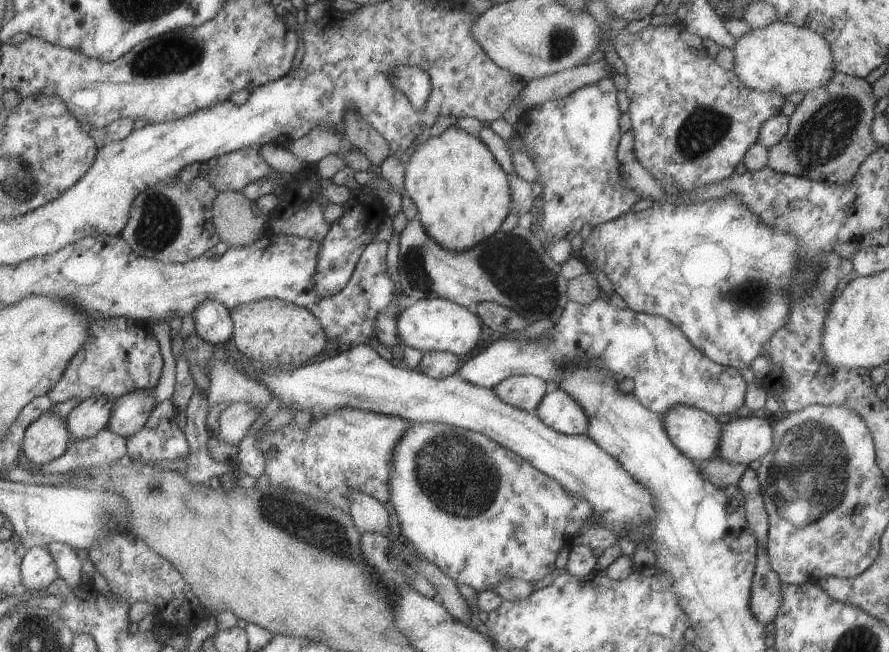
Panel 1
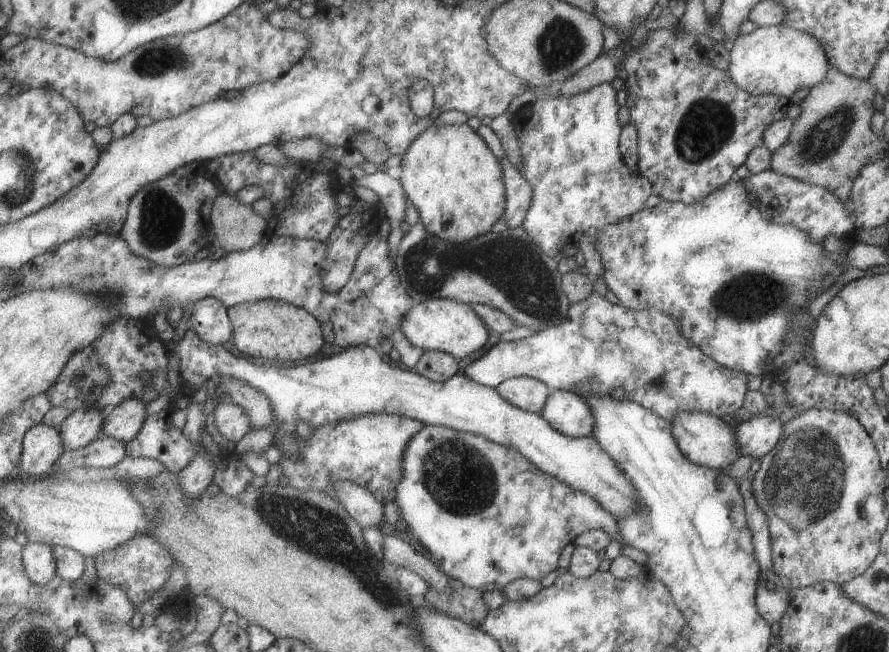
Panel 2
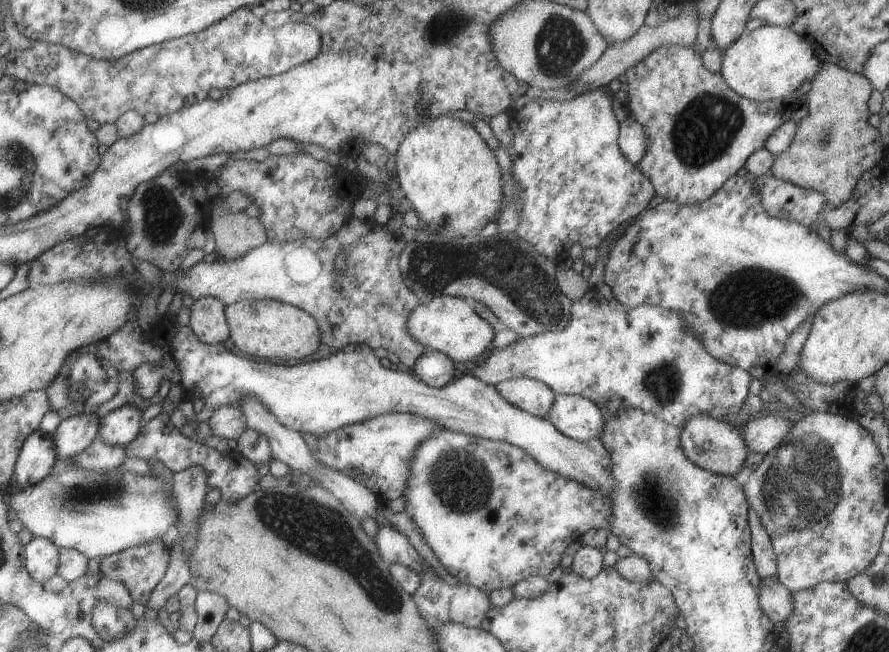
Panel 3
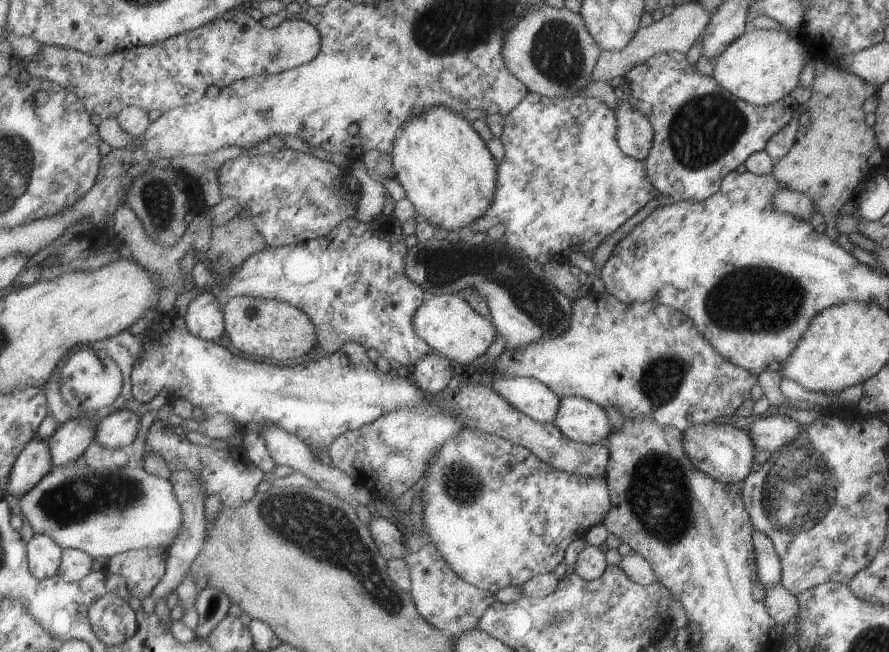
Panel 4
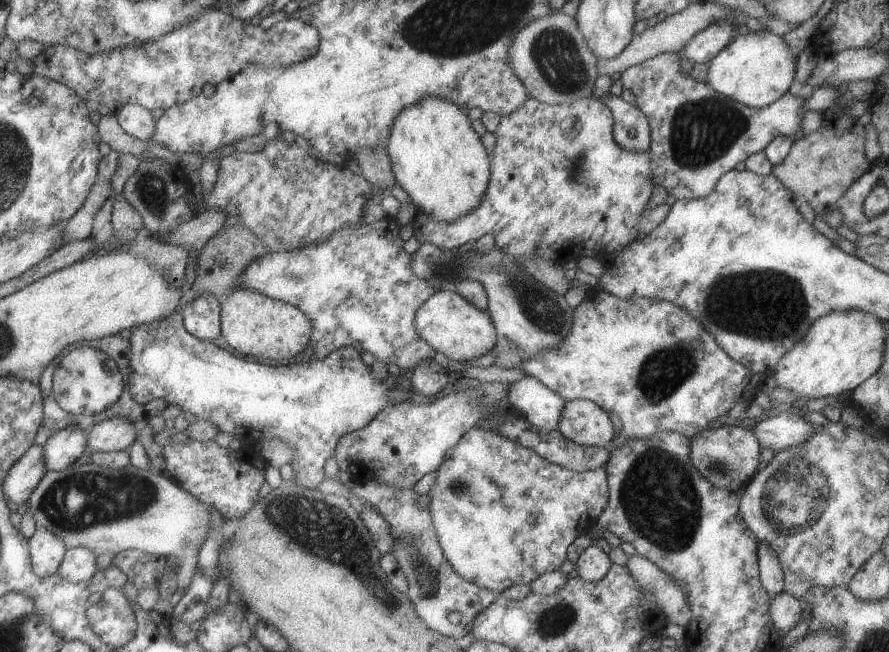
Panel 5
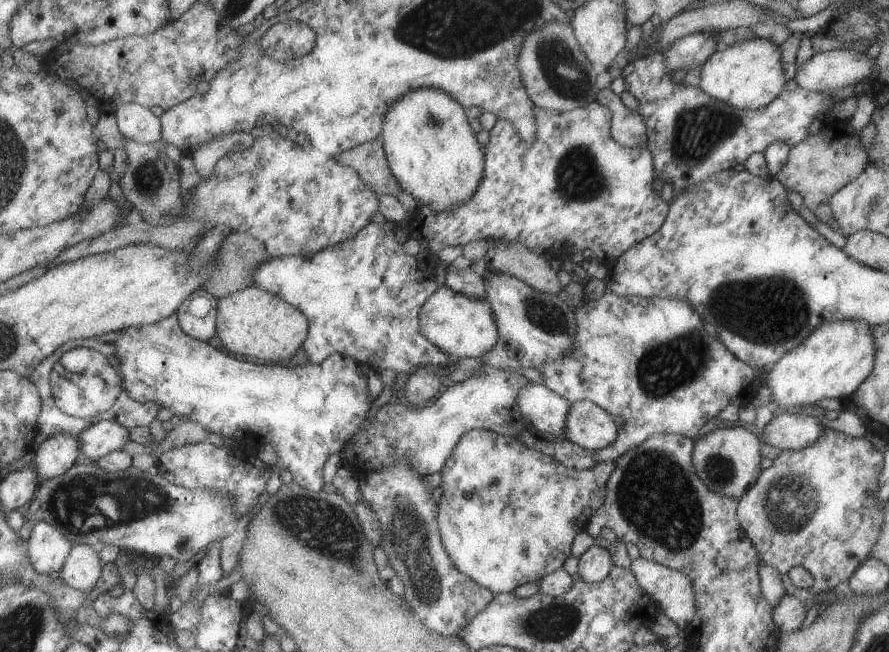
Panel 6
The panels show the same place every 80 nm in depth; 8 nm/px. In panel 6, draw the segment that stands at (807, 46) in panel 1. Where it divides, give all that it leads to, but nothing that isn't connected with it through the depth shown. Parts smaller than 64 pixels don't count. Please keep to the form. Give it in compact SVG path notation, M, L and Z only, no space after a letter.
M755 37L713 52L700 67L697 86L705 95L731 108L756 110L777 98L785 82L779 46L771 40Z

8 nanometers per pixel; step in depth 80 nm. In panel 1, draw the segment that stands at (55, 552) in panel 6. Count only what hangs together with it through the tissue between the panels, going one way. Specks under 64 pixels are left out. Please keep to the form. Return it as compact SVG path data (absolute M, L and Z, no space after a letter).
M33 547L22 560L22 581L29 590L48 589L60 576L58 562L47 547Z

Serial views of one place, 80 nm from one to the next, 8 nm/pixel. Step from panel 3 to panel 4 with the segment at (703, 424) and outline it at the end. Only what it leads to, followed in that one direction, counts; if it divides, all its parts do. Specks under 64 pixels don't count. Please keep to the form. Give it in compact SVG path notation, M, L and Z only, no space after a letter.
M707 422L707 424L689 426L682 436L683 448L691 465L703 474L711 476L715 482L727 485L741 484L750 474L757 451L745 431L727 424Z

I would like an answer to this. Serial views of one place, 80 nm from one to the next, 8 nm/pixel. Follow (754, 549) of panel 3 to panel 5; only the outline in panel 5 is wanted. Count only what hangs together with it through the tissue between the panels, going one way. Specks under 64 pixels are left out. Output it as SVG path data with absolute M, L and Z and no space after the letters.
M759 541L756 543L758 556L758 577L767 594L774 594L784 590L784 575L771 545Z

